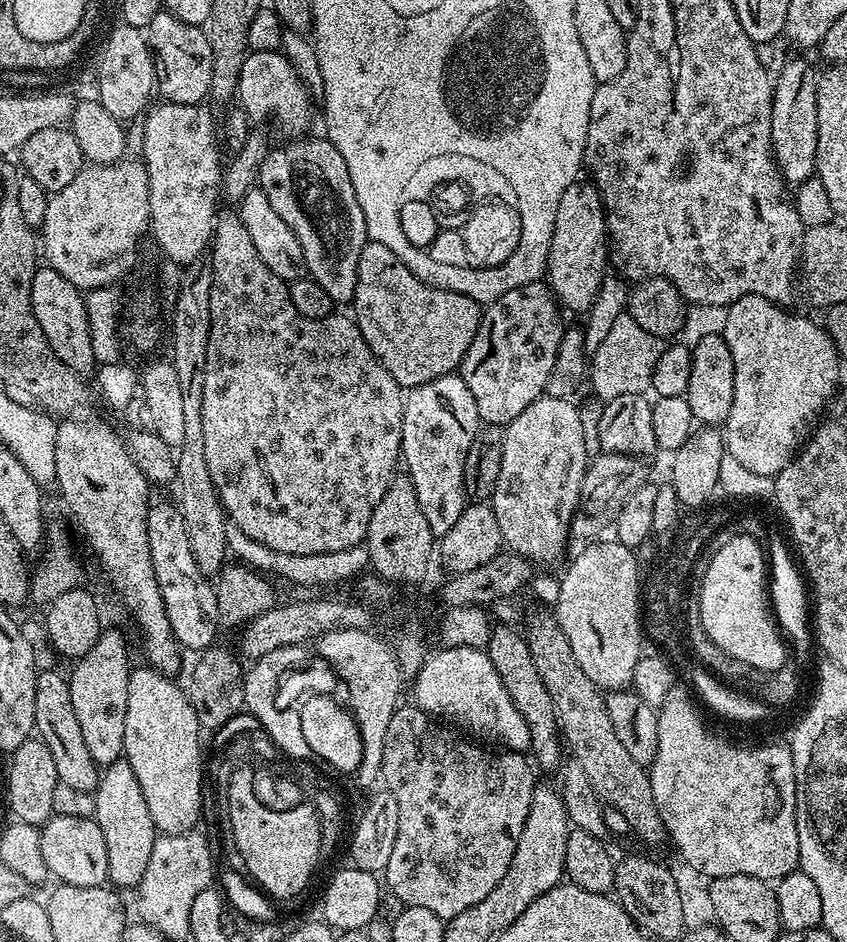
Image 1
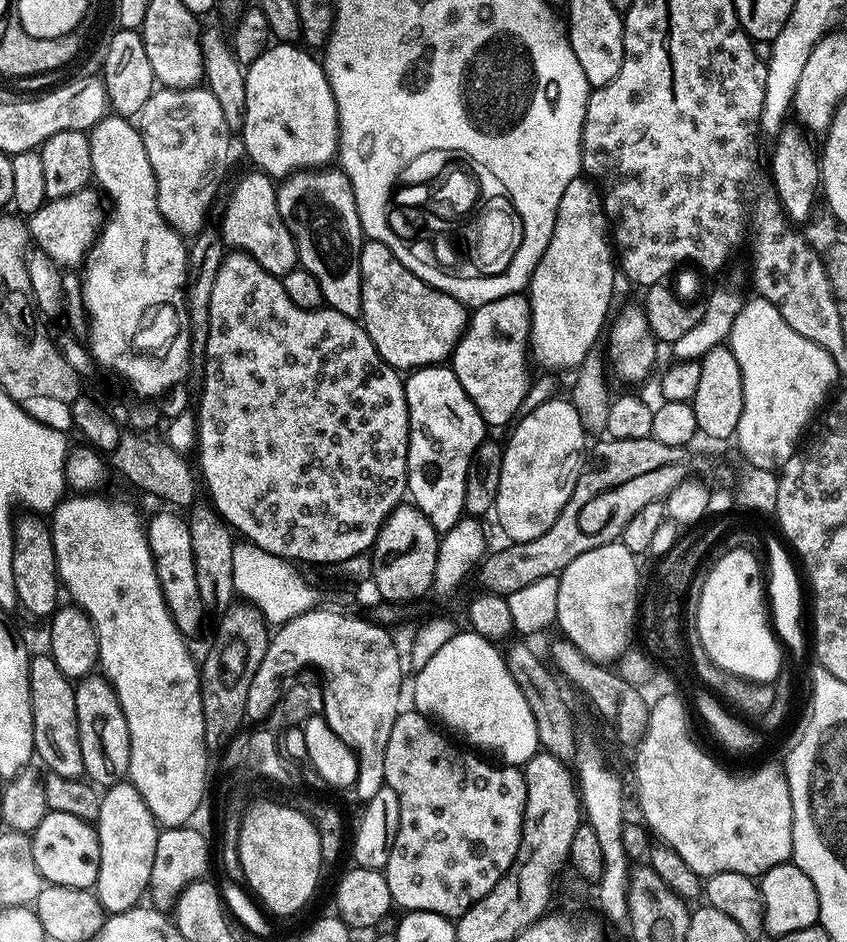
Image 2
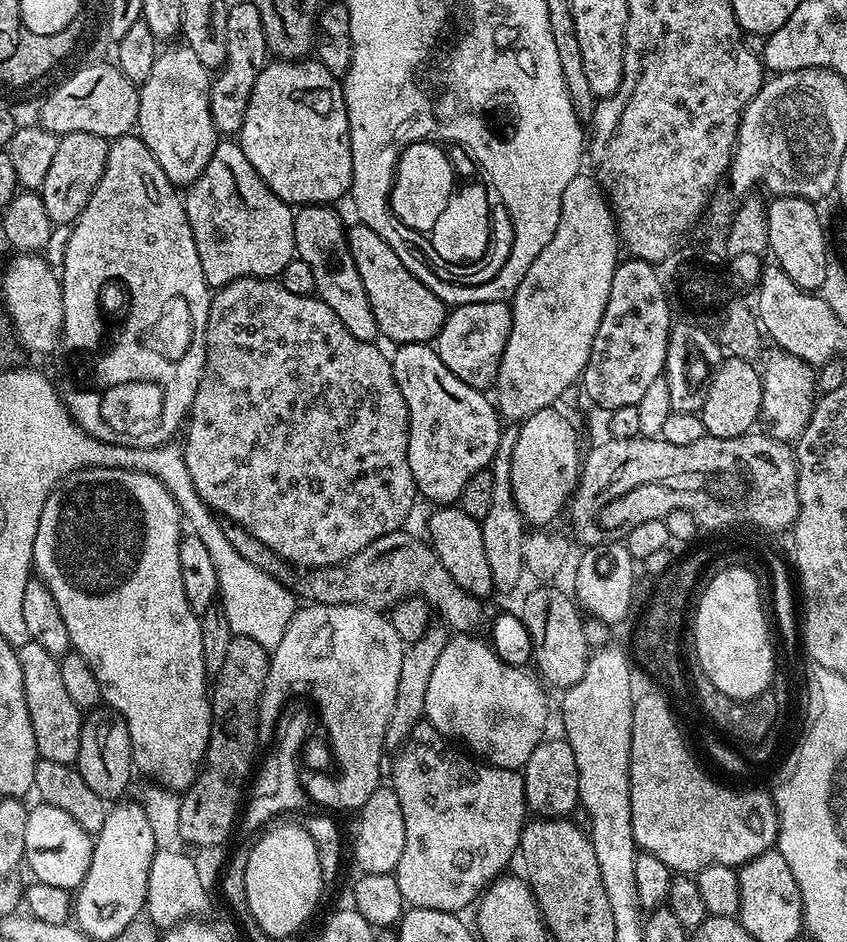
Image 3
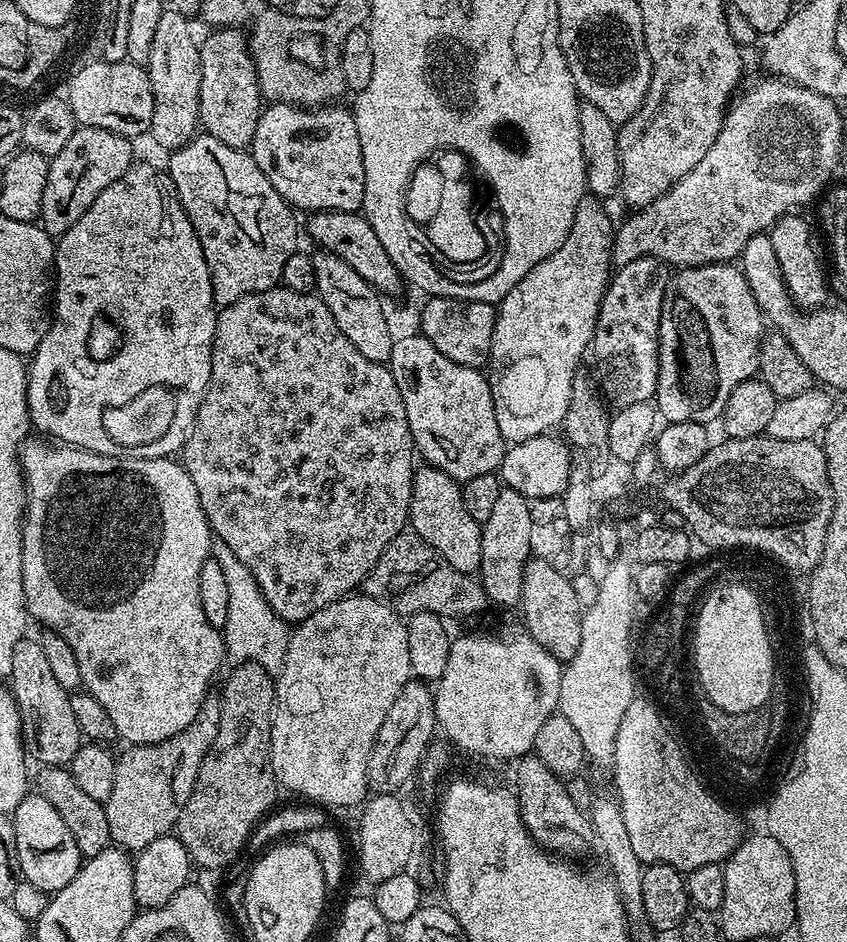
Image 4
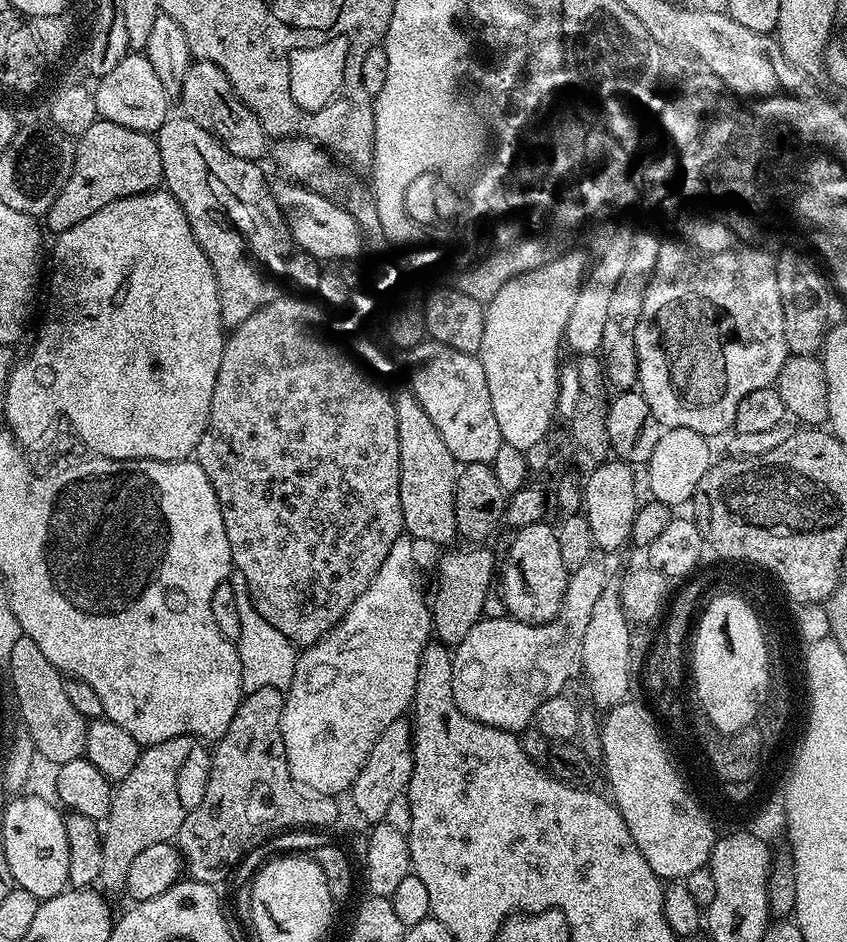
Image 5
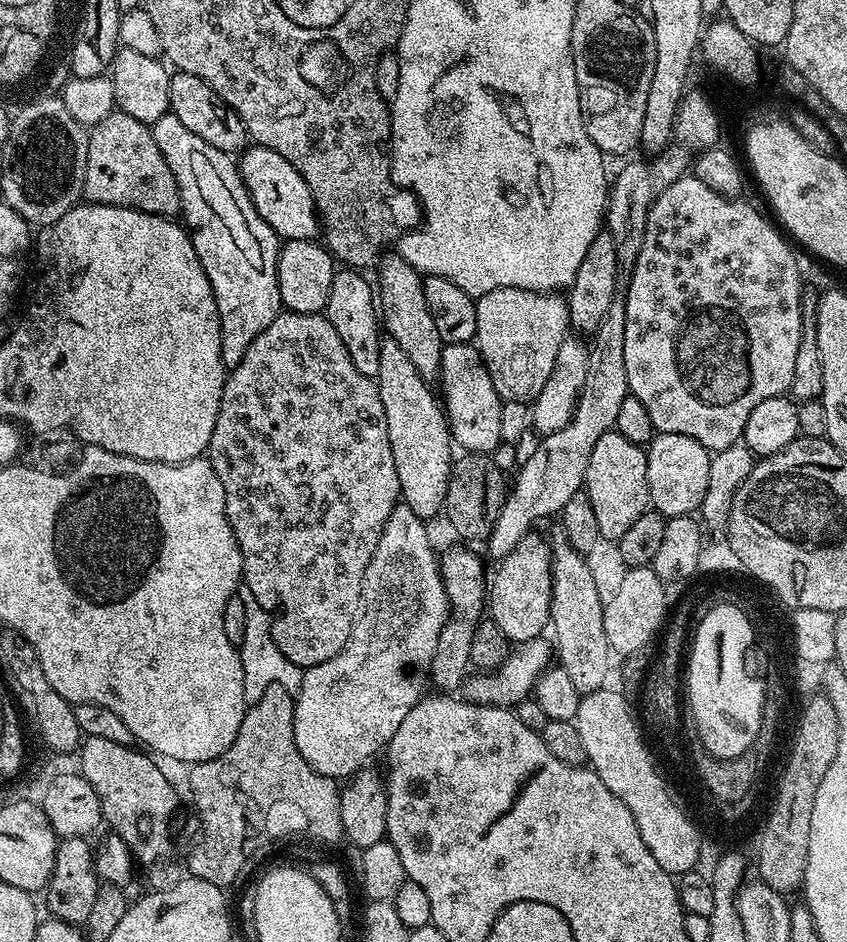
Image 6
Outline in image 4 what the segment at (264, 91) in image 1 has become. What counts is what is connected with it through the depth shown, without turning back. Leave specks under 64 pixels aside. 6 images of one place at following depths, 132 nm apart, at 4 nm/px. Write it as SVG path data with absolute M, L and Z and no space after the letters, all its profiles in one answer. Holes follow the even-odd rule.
M272 102L261 111L258 130L250 151L258 170L270 178L270 186L278 190L281 198L293 209L304 214L313 212L360 212L364 206L364 167L362 166L362 142L358 138L358 126L347 107L317 106L306 108L298 104Z

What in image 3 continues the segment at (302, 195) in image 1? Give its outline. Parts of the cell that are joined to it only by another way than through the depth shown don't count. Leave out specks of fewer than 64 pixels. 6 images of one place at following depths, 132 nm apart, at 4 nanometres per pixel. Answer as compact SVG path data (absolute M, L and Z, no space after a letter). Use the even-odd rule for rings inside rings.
M310 204L301 207L294 215L294 242L296 256L310 270L314 270L316 295L362 342L373 342L380 336L378 322L374 322L374 310L370 310L370 298L366 298L366 286L362 286L362 274L358 274L358 266L354 266L354 258L350 258L350 246L346 223L336 213L337 209L323 204Z

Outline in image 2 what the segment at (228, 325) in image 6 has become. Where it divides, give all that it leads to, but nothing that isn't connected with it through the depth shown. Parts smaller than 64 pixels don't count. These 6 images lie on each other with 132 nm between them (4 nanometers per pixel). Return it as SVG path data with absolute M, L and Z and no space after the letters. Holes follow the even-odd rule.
M259 170L251 171L233 186L224 204L224 217L218 223L218 231L229 249L246 253L270 274L285 276L291 268L297 267L296 243L286 222L282 222L282 214L278 214L277 185L273 177Z

